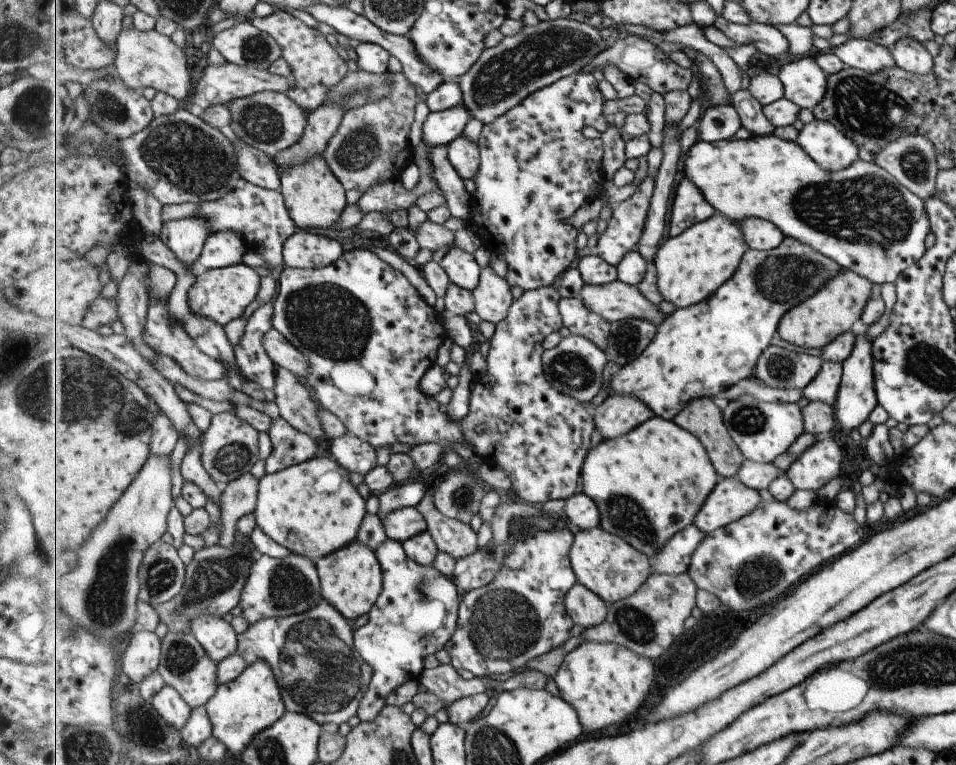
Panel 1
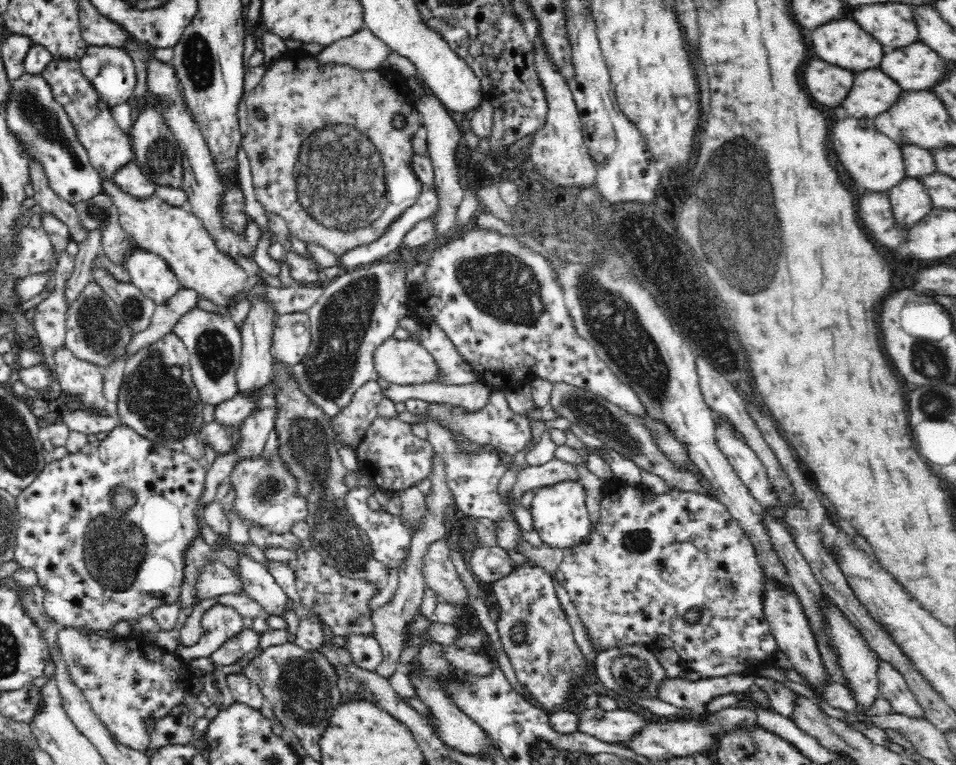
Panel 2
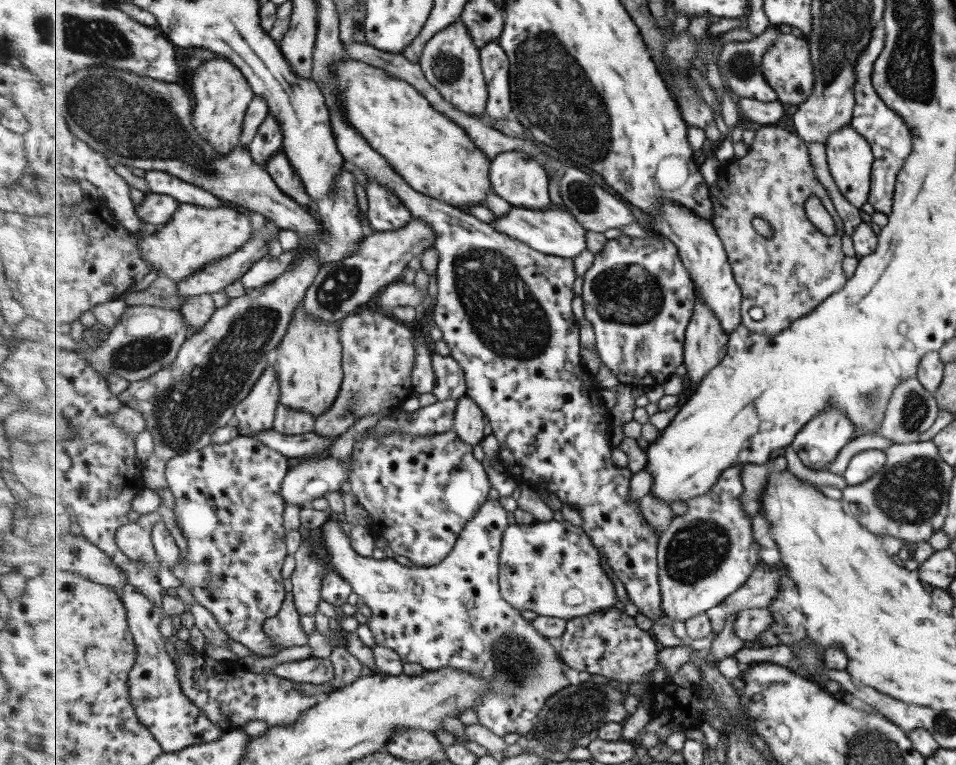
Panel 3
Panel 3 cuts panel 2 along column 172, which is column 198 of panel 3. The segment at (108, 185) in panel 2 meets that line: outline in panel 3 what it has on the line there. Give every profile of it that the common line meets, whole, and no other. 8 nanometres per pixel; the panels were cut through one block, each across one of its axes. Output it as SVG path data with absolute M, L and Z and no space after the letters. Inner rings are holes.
M181 203L173 218L159 232L155 231L144 238L140 236L139 241L141 241L141 255L151 265L151 269L159 271L160 275L178 283L187 279L187 277L191 277L191 275L195 275L195 273L199 273L207 265L215 263L223 257L233 255L249 243L253 234L253 223L249 218L248 211L242 210L238 206L222 204L219 208L208 209L196 204Z

